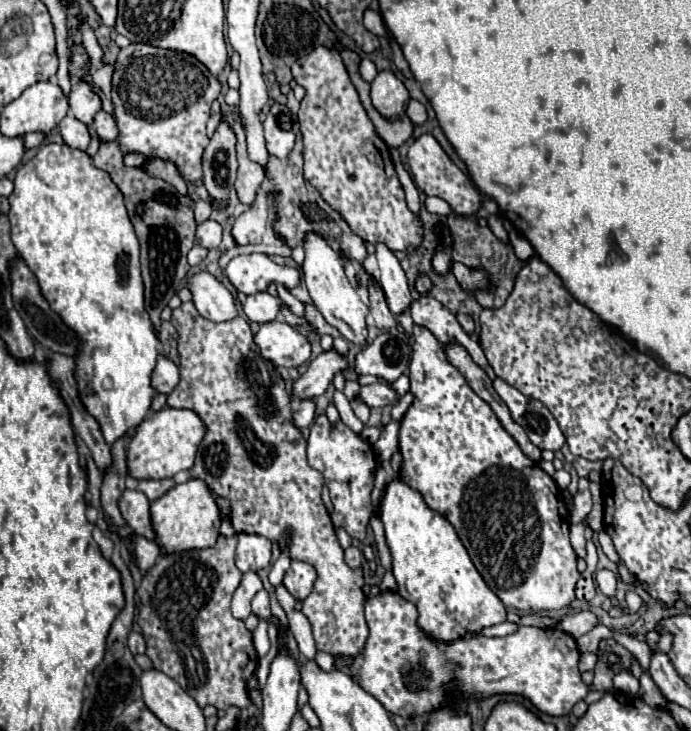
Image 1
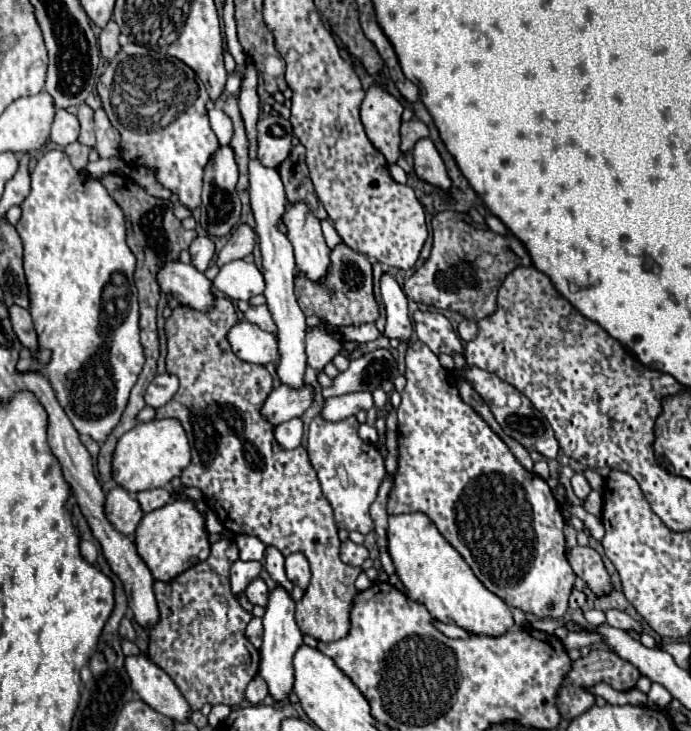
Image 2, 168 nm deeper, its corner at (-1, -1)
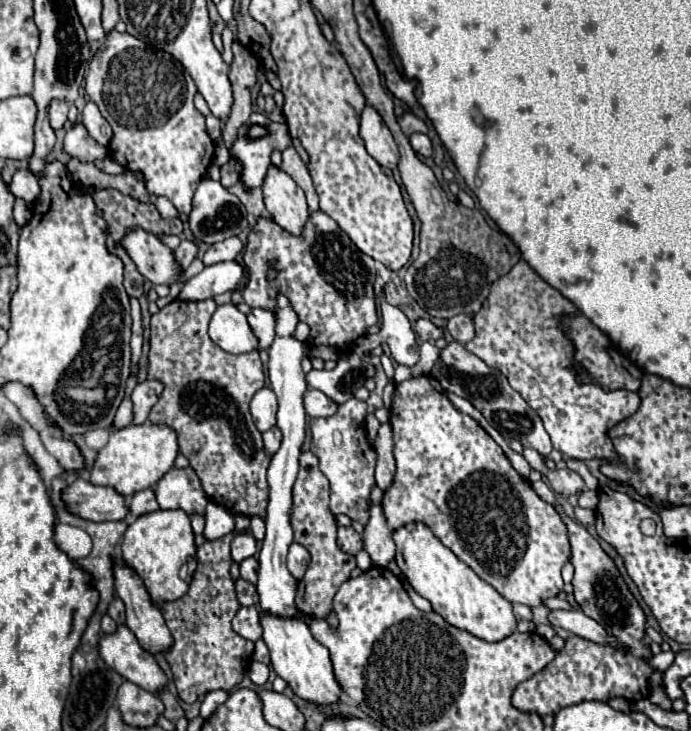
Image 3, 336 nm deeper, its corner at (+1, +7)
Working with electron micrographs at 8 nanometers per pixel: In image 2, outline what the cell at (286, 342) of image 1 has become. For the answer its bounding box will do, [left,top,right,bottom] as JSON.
[227,320,277,364]

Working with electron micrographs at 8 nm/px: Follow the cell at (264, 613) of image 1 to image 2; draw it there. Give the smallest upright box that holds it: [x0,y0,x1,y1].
[245,578,269,606]

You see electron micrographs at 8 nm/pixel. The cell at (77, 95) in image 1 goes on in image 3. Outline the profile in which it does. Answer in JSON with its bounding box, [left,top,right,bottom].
[65,124,107,162]

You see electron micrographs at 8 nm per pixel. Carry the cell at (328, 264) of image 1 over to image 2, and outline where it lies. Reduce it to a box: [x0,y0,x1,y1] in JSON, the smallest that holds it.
[281,202,329,282]

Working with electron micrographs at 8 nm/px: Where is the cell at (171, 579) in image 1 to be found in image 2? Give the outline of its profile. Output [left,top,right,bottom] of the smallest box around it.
[149,540,259,710]

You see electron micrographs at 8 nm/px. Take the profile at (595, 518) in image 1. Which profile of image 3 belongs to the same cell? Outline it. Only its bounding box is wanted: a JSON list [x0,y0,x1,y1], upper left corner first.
[579,490,599,510]

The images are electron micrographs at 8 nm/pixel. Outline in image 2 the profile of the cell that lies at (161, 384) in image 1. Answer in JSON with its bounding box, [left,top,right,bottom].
[143,374,179,410]

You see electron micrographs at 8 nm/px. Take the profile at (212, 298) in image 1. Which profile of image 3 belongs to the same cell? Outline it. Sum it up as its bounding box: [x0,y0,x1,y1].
[121,230,183,284]

